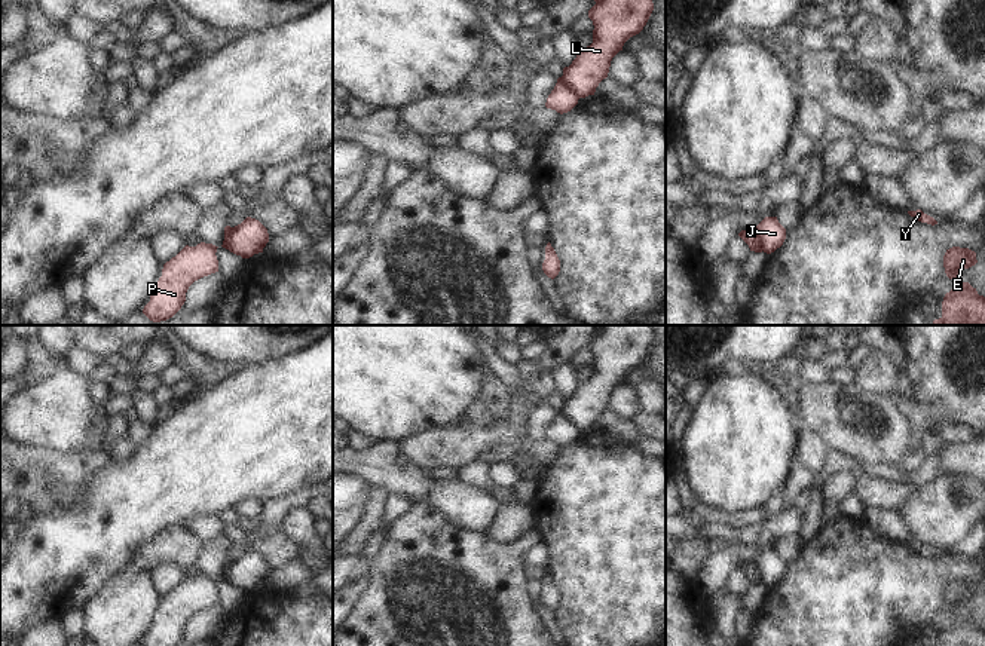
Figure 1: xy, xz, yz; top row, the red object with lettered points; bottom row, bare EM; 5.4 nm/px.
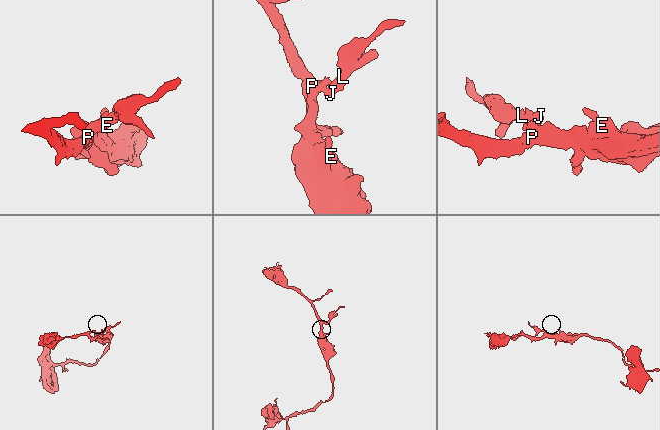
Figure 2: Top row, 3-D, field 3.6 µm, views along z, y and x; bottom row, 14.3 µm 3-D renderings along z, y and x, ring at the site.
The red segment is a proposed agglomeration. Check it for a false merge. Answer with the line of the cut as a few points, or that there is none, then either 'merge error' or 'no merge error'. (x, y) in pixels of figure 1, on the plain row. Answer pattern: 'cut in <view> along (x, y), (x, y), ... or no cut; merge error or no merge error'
cut in xz along (557, 412), (578, 431); merge error

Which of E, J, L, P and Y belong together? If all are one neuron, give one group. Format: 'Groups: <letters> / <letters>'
Groups: E J P Y / L.

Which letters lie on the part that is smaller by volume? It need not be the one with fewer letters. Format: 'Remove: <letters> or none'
Remove: L

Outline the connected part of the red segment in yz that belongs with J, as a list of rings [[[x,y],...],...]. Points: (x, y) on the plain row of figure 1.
[[[765,549],[755,563],[759,566],[767,587],[780,581],[786,572],[786,561],[778,555],[777,549]]]

